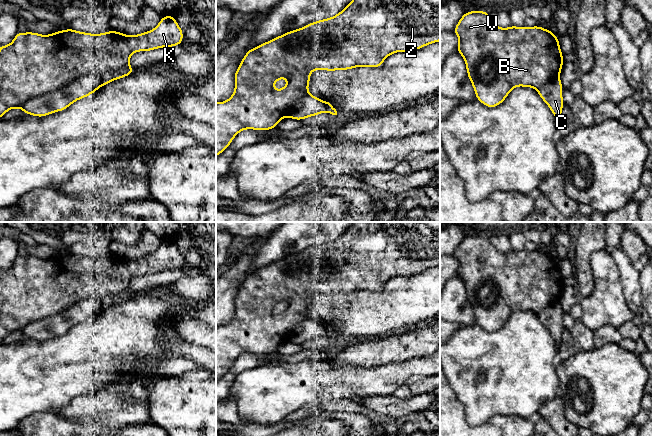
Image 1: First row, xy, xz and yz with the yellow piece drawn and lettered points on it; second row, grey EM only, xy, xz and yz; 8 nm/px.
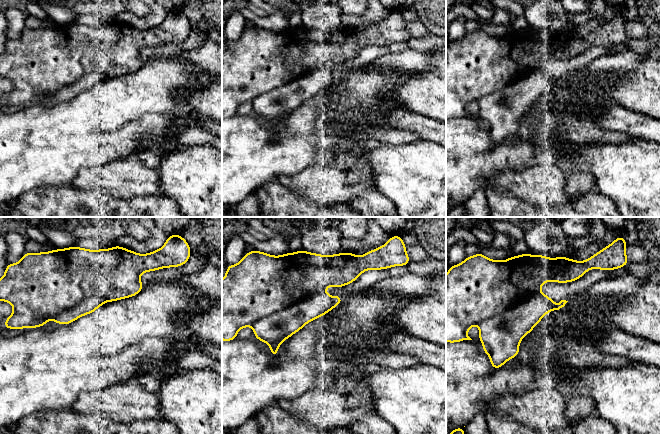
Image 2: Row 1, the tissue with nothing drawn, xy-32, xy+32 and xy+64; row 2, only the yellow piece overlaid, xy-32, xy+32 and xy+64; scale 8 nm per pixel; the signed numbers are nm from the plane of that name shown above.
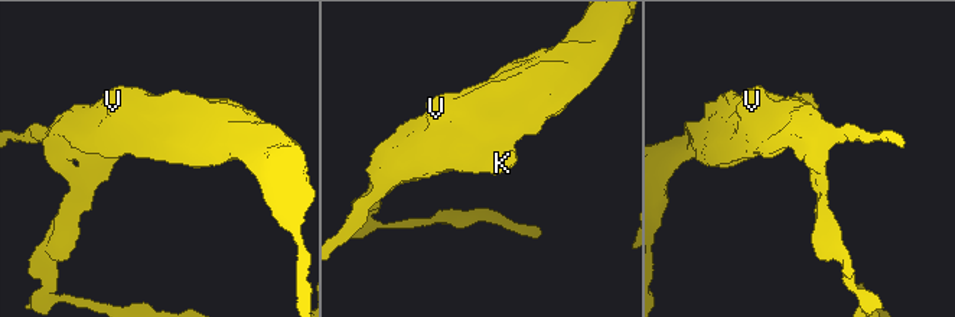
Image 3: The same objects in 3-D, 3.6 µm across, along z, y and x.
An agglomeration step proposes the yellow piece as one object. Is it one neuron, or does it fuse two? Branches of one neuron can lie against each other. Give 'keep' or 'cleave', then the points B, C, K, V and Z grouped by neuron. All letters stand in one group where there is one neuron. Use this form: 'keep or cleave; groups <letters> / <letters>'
cleave; groups B K V Z / C

